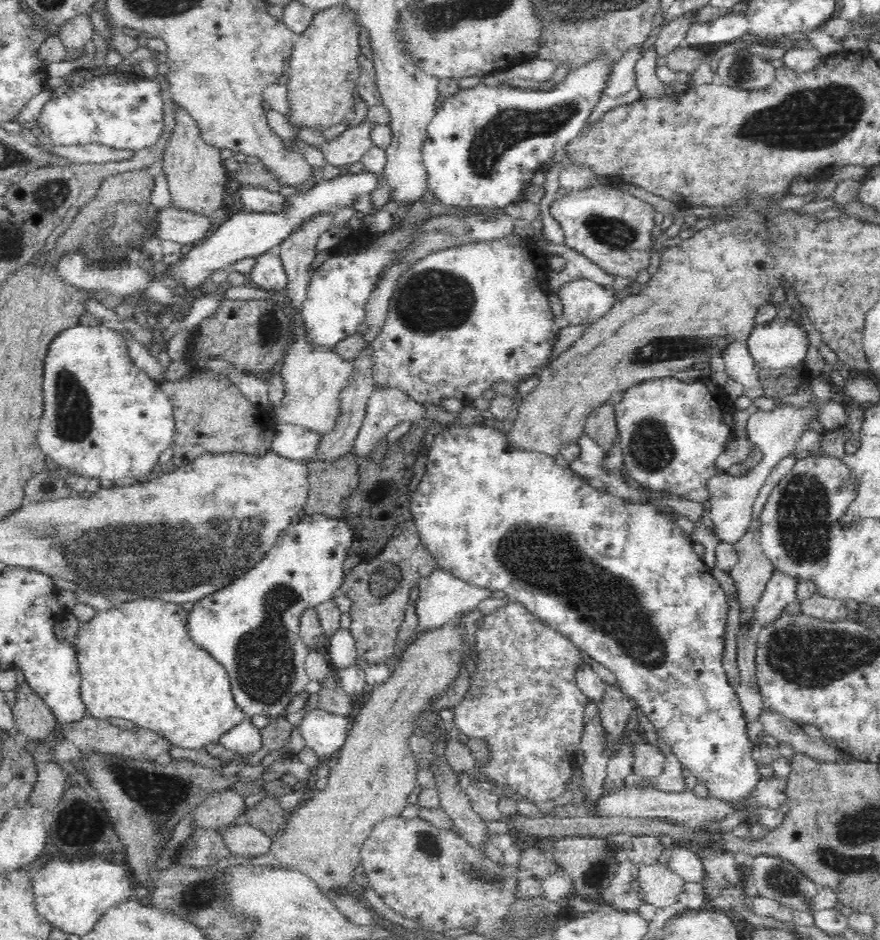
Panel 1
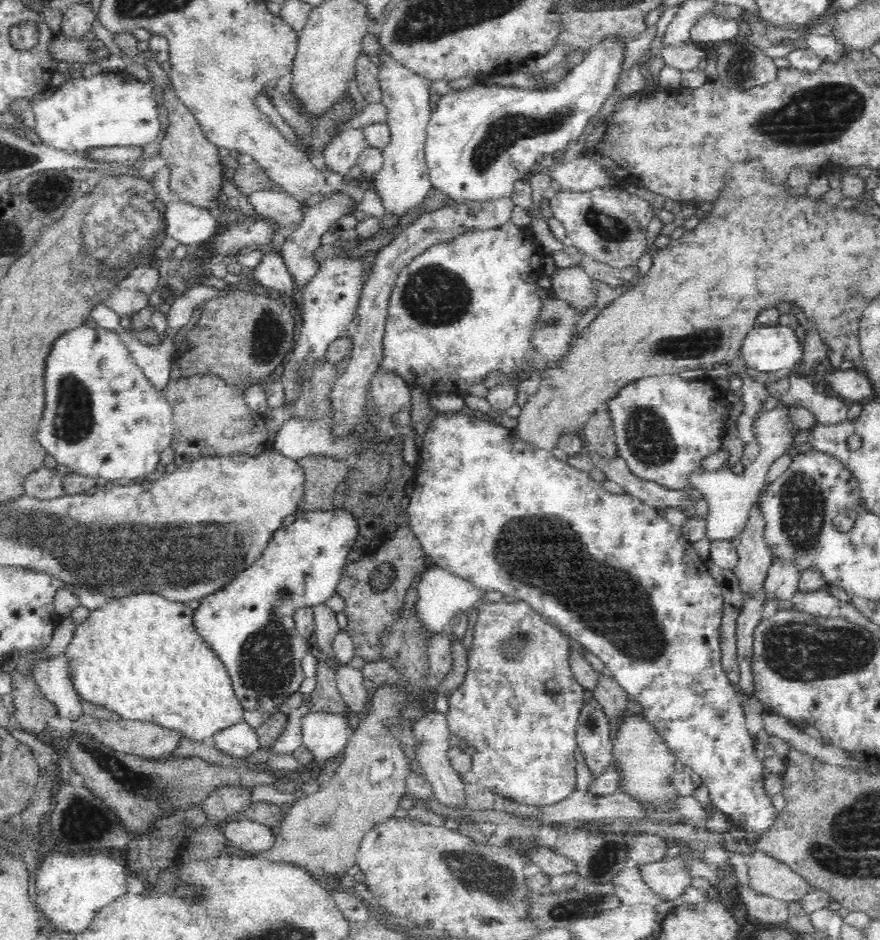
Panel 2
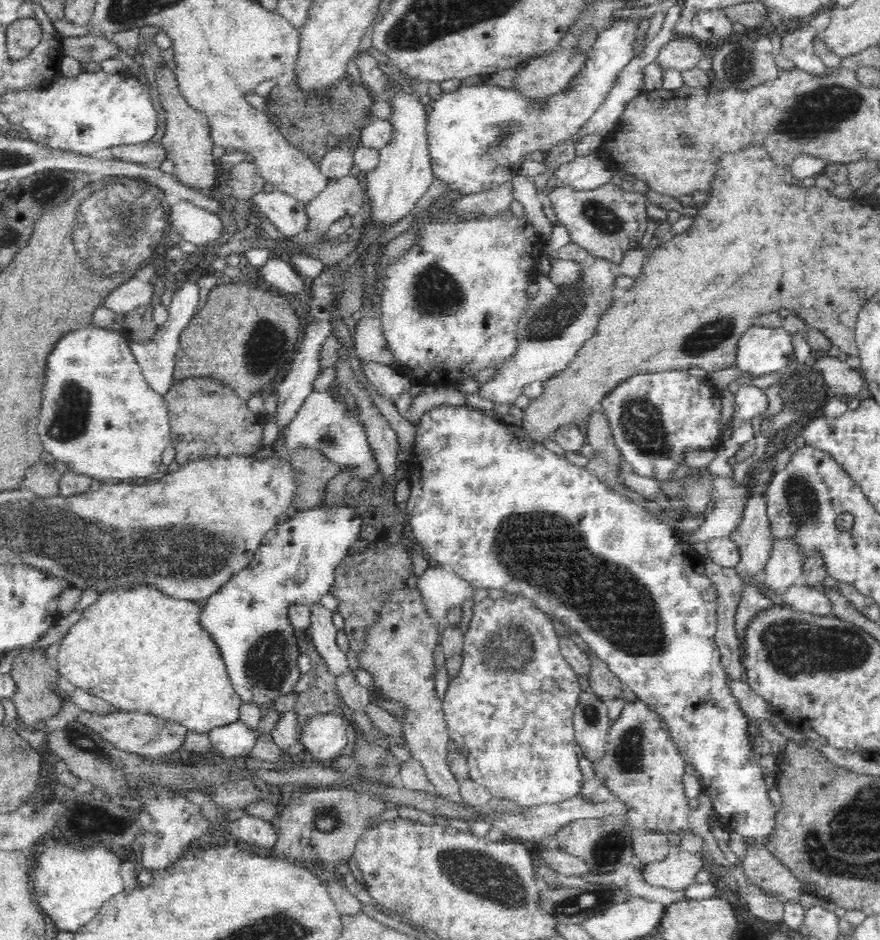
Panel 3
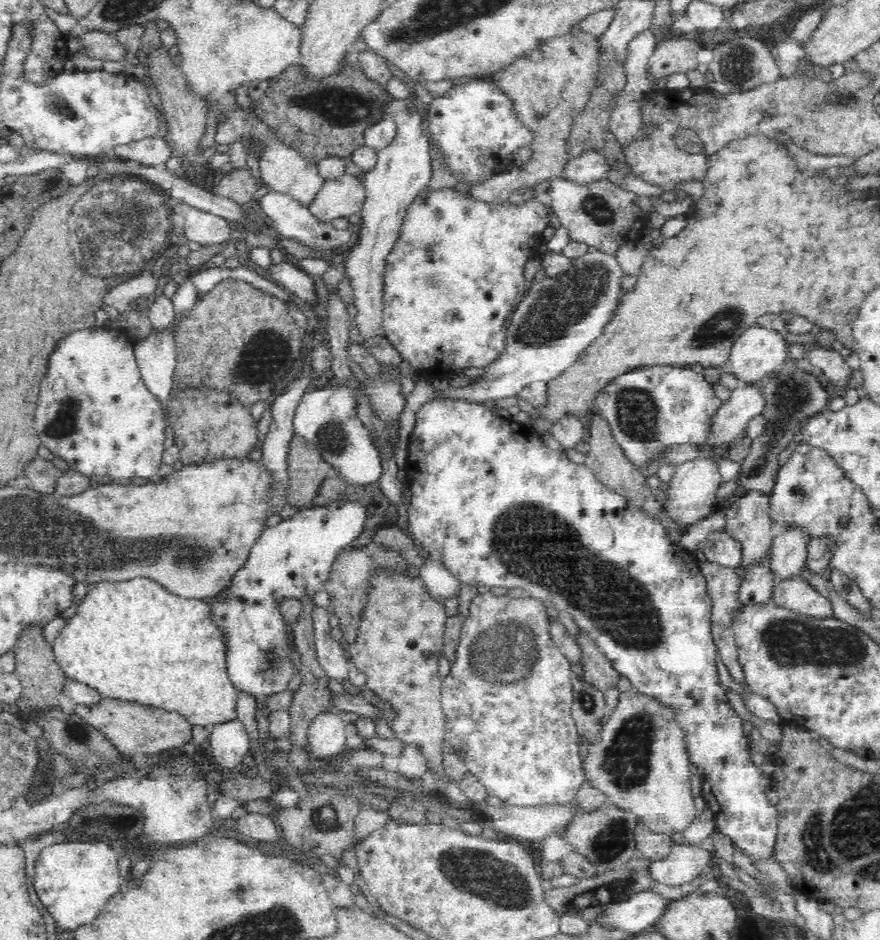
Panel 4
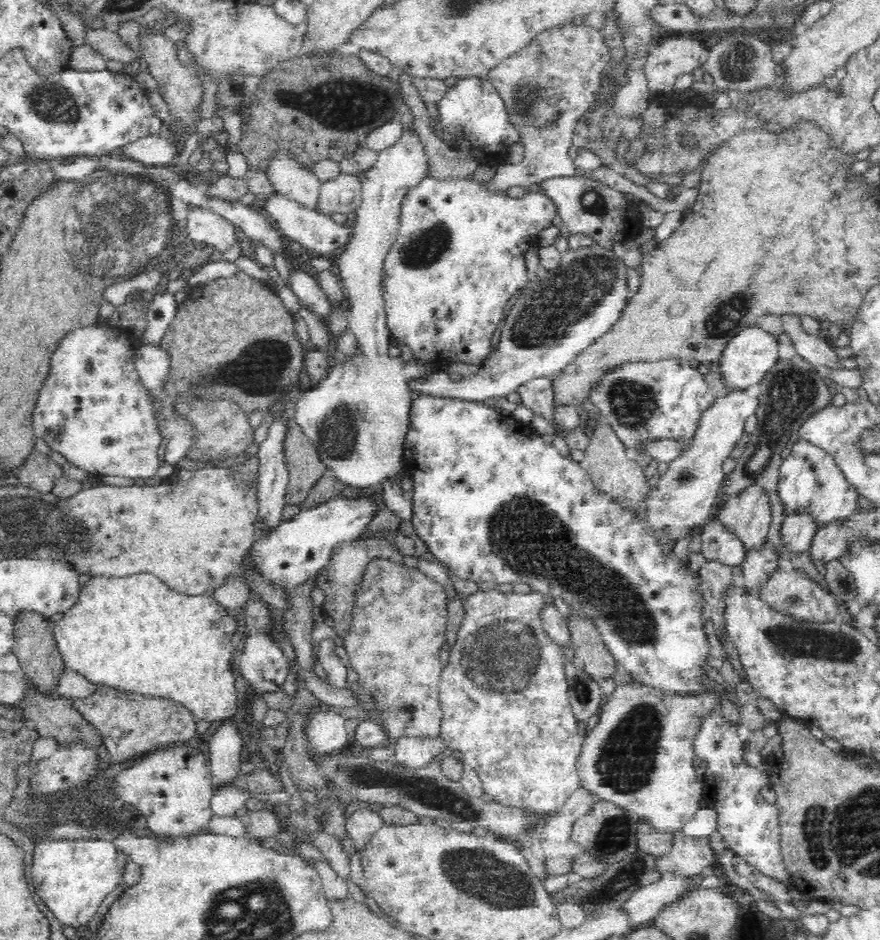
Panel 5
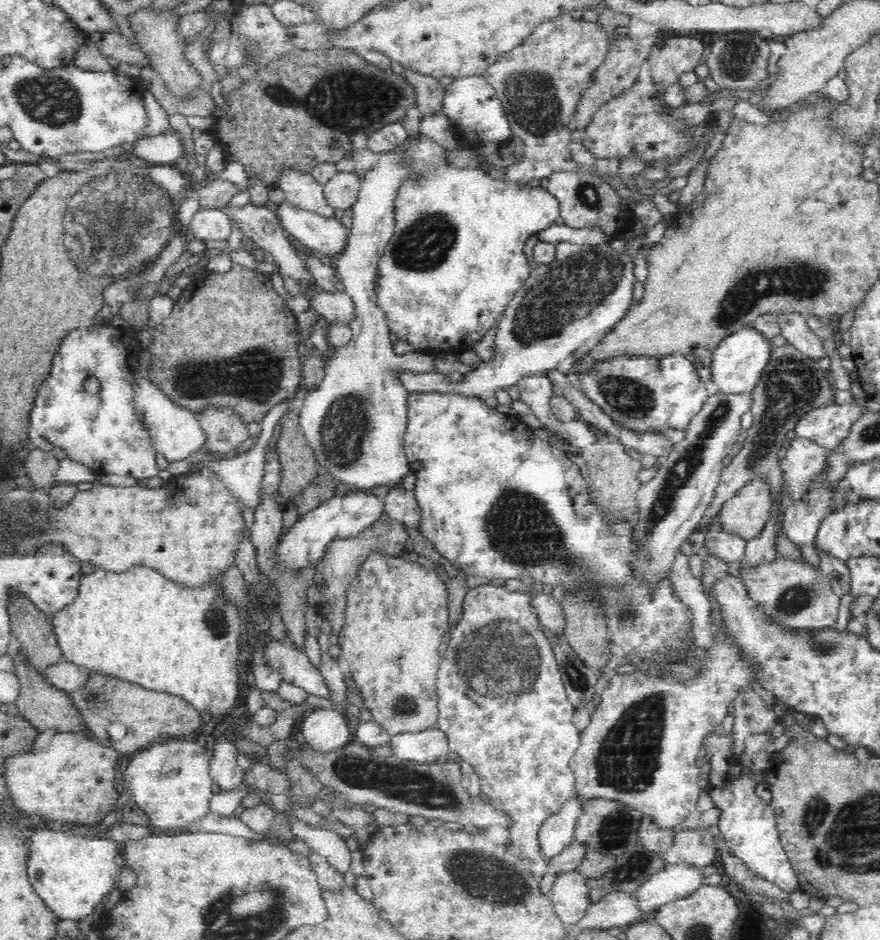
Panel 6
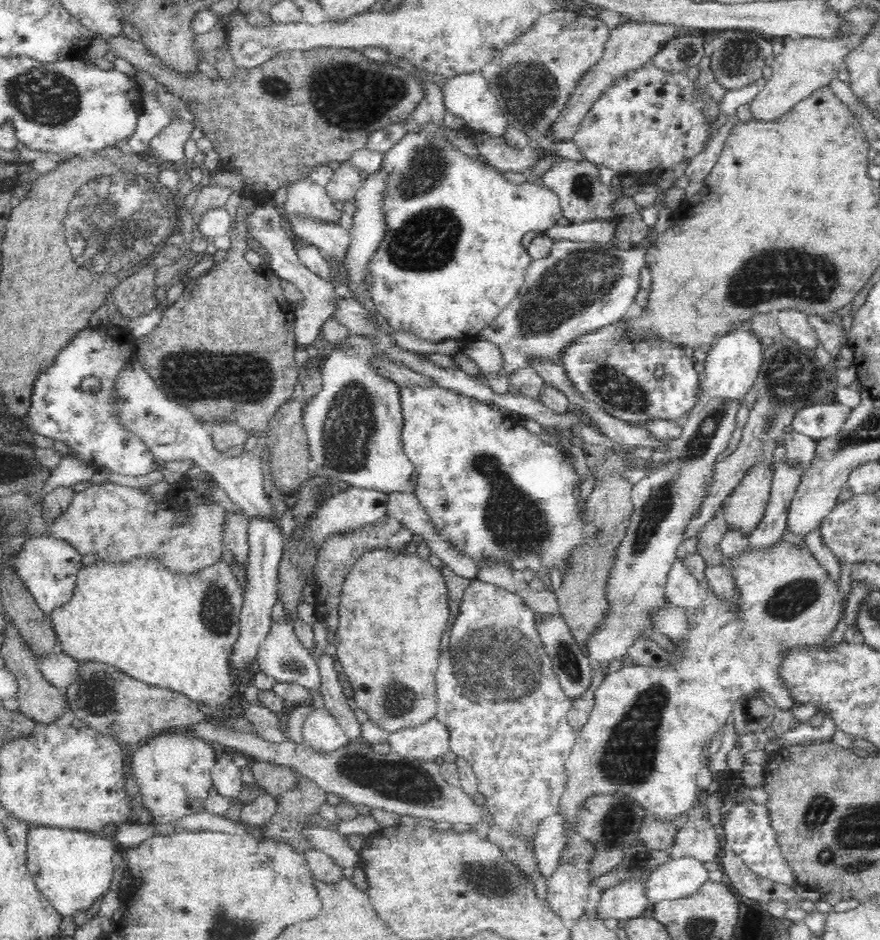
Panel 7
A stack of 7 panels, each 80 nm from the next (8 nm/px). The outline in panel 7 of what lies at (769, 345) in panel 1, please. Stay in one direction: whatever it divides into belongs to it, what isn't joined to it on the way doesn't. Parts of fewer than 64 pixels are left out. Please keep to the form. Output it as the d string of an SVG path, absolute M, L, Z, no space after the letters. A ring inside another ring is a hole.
M734 330L716 342L707 350L704 362L704 373L699 378L699 389L696 393L696 405L706 401L715 401L716 398L730 398L740 400L754 386L762 362L760 341L751 331Z

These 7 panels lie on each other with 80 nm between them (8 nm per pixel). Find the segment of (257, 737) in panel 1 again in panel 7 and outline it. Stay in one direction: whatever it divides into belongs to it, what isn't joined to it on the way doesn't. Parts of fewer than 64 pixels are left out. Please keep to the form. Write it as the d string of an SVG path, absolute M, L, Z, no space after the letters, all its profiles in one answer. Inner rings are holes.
M222 748L219 753L219 759L211 768L213 785L220 796L229 798L232 803L241 803L240 794L243 787L241 768L235 765L234 756L222 753Z

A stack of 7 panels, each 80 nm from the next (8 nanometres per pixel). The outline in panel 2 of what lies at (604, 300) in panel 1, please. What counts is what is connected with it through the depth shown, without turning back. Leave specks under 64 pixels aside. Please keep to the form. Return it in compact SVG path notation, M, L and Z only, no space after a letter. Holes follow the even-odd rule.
M580 266L558 268L552 276L553 290L562 299L570 301L582 312L587 312L596 306L598 286L593 278L588 277Z

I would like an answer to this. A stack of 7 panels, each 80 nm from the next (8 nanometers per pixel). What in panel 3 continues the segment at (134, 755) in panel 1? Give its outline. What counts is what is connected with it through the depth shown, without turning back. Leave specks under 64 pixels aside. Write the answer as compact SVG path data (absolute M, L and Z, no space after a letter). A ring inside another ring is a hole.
M114 709L107 713L98 714L80 710L77 719L102 735L104 740L110 742L119 750L138 753L142 758L151 756L157 760L166 760L168 755L182 749L182 744L186 742L186 734L188 734L186 725L156 716L148 713L148 711Z

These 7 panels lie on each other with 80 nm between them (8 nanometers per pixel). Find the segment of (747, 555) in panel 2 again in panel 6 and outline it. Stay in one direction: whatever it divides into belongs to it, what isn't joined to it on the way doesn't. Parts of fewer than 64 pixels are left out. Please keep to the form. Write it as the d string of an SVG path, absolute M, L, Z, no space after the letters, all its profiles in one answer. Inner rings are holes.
M752 477L729 498L719 512L722 528L742 536L746 542L754 538L768 520L772 498L770 483L764 477Z

